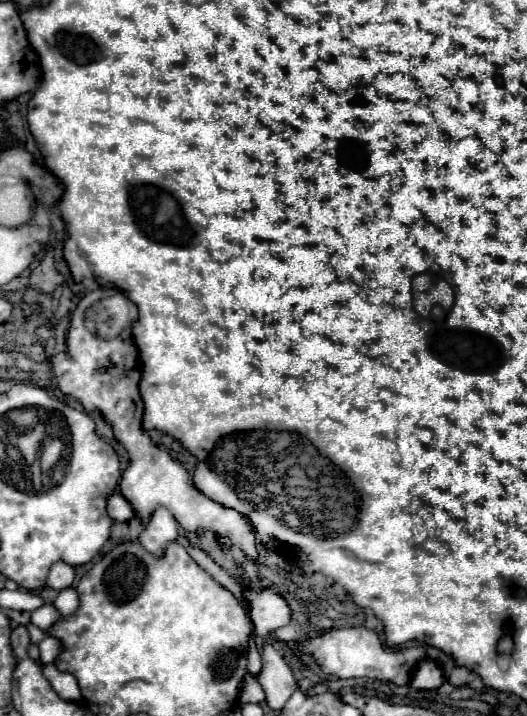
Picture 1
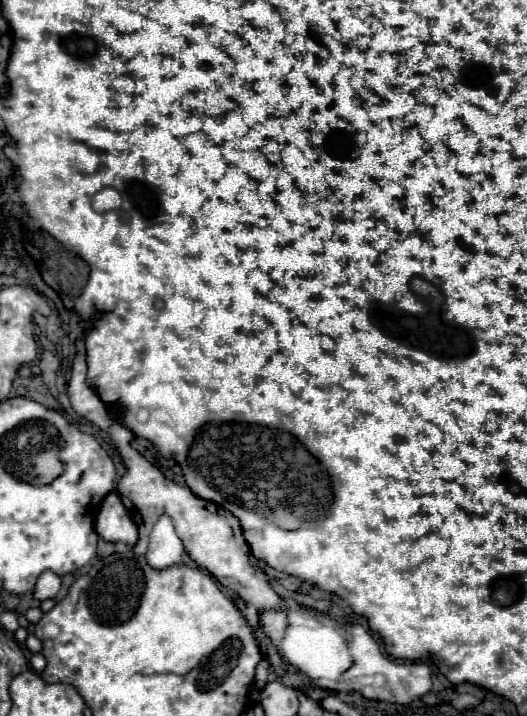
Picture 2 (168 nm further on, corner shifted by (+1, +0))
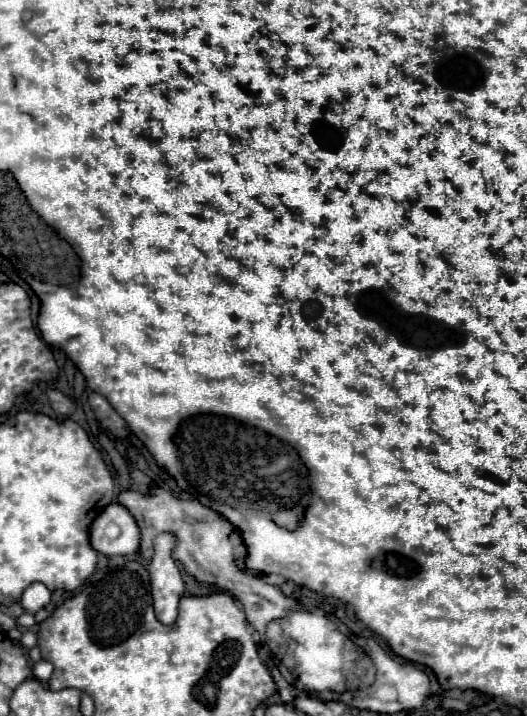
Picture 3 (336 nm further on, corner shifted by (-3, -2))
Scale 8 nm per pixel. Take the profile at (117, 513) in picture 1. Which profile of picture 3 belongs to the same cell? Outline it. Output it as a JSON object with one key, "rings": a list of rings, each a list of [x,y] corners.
{"rings":[[[109,504],[93,522],[89,540],[103,556],[129,556],[139,548],[139,528],[127,508]]]}

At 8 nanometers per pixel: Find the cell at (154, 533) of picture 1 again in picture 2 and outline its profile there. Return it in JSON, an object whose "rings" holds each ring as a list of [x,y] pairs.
{"rings":[[[165,514],[157,520],[157,524],[149,536],[149,550],[145,556],[147,556],[149,566],[159,568],[159,570],[181,562],[183,542],[175,534],[171,518],[167,518]]]}

